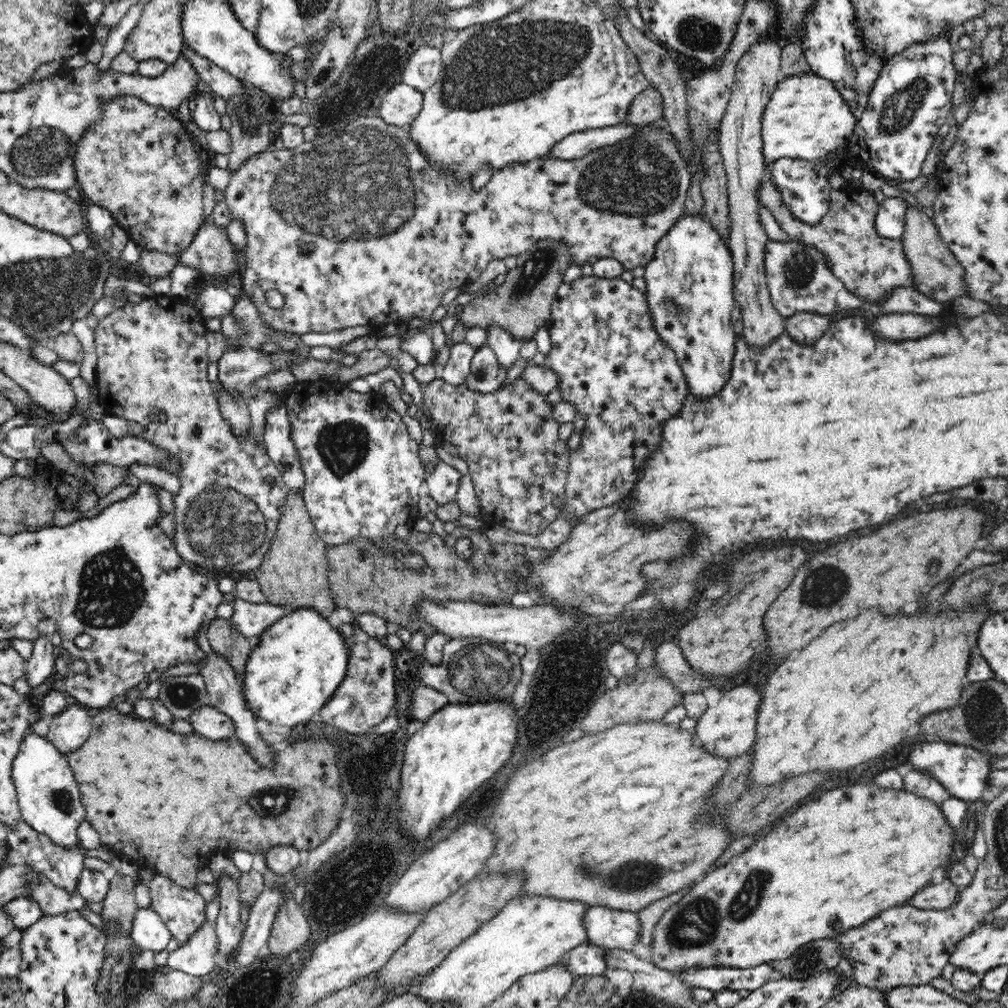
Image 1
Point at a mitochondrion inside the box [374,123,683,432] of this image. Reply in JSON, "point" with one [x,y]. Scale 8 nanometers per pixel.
{"point":[538,267]}

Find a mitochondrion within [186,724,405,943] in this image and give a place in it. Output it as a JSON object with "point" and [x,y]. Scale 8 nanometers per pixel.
{"point":[270,802]}

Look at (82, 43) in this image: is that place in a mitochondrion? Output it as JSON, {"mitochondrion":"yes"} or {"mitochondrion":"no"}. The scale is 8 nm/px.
{"mitochondrion":"no"}

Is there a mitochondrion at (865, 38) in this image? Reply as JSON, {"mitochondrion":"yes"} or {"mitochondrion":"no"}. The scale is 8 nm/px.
{"mitochondrion":"no"}

